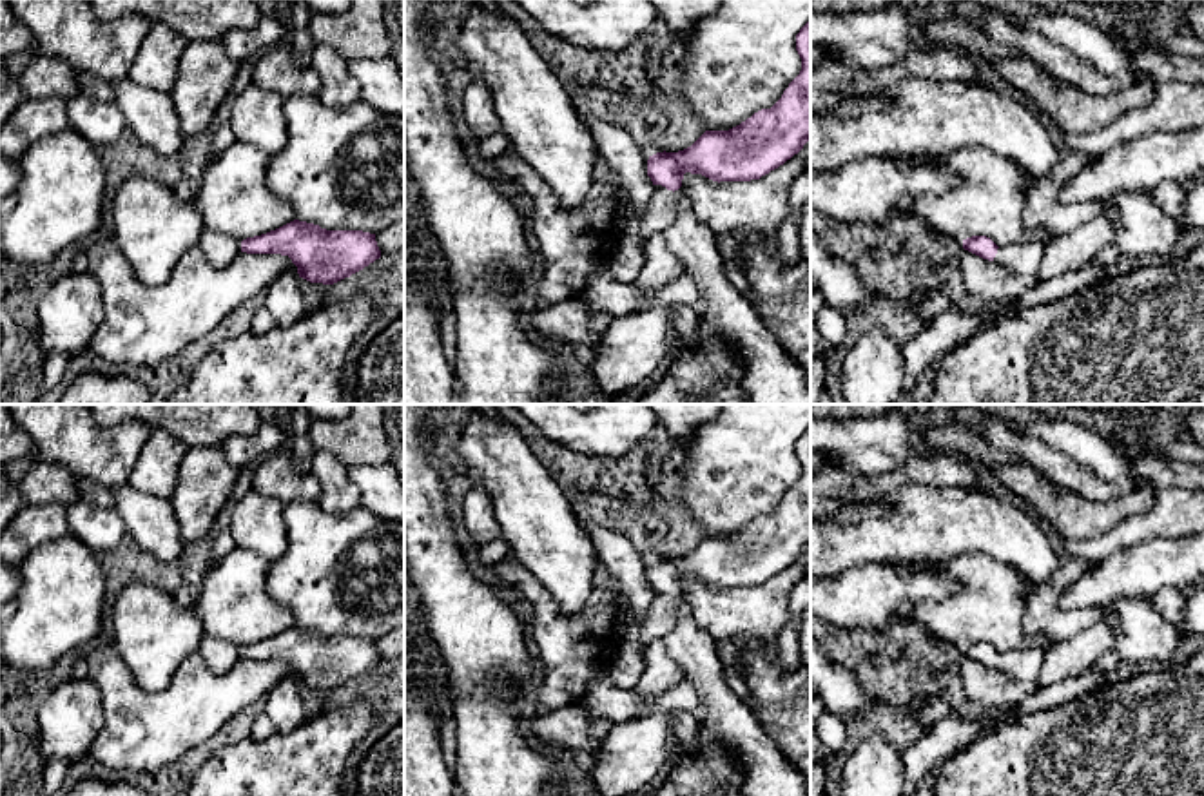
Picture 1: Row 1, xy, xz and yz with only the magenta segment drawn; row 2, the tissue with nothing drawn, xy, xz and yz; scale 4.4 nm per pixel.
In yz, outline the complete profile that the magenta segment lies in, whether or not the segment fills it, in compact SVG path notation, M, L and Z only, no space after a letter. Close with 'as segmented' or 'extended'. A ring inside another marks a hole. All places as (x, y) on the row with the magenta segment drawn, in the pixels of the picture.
M972 236L963 239L963 248L983 259L995 261L1012 272L1035 276L1046 247L1039 241L997 247L986 236Z | extended

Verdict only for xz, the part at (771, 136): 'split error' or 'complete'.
split error

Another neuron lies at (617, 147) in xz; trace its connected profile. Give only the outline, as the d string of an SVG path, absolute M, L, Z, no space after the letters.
M580 114L582 123L595 138L600 156L620 176L635 207L631 219L611 254L611 272L622 283L633 283L644 267L644 243L638 236L640 221L651 201L655 185L647 176L649 152L622 127L606 123L591 114Z

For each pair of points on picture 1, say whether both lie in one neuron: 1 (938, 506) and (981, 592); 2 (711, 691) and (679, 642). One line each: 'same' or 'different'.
1: different
2: same

